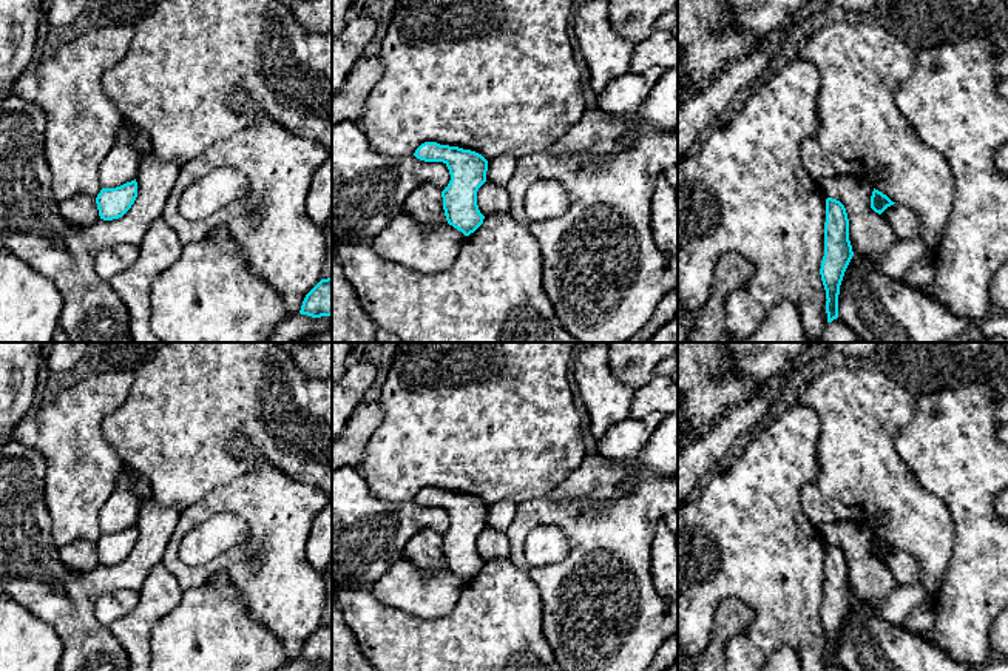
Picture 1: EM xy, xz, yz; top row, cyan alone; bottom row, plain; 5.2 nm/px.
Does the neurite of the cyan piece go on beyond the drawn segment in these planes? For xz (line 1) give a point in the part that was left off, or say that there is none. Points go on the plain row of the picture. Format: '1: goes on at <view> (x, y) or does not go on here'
1: does not go on here

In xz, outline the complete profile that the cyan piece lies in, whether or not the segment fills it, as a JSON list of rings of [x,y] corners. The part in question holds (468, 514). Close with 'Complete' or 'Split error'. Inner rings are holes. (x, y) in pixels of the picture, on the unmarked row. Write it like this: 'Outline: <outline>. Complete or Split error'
Outline: [[[437,487],[421,489],[414,501],[448,512],[451,526],[441,537],[446,566],[465,582],[474,578],[485,565],[477,551],[477,537],[486,528],[488,506],[475,497]]]. Complete

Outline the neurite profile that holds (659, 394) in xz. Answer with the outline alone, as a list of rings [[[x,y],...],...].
[[[655,375],[645,386],[634,390],[630,416],[647,418],[653,412],[678,413],[678,383],[664,375]]]

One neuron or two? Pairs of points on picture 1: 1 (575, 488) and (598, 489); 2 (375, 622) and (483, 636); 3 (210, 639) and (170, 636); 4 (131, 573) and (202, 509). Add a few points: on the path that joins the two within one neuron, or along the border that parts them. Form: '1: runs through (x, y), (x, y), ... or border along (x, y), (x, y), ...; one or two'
1: runs through (581, 488), (591, 488); one
2: runs through (402, 636), (457, 636); one
3: runs through (201, 639), (179, 637); one
4: border along (182, 511), (159, 562); two

